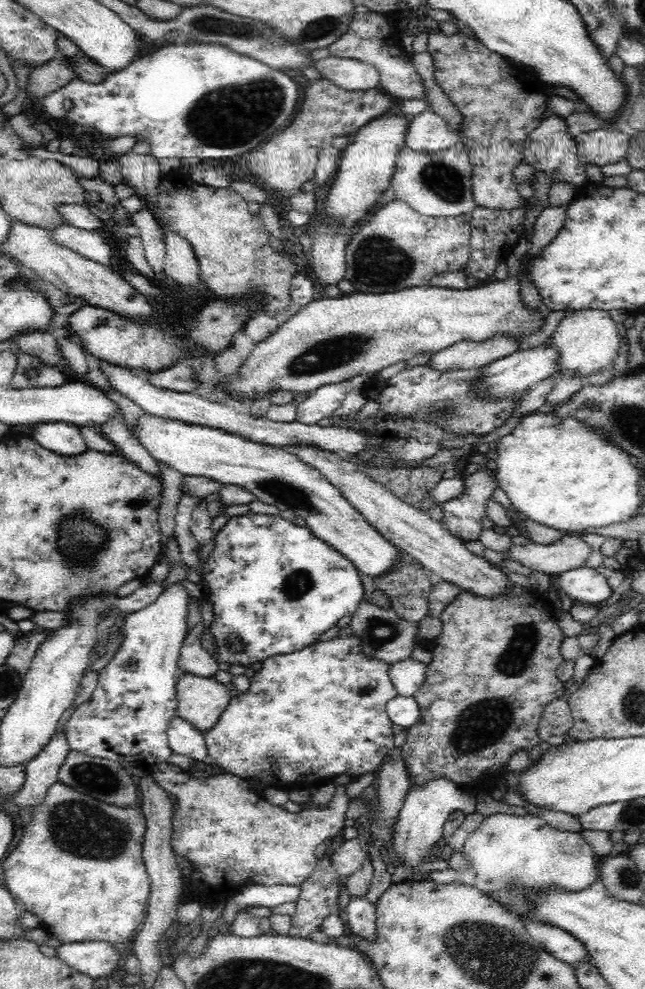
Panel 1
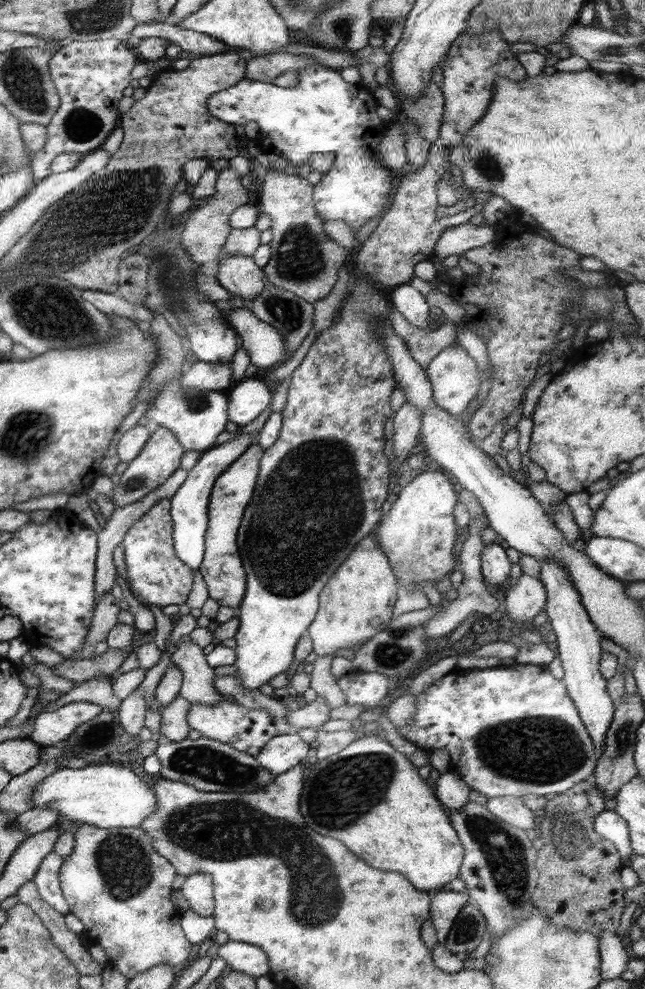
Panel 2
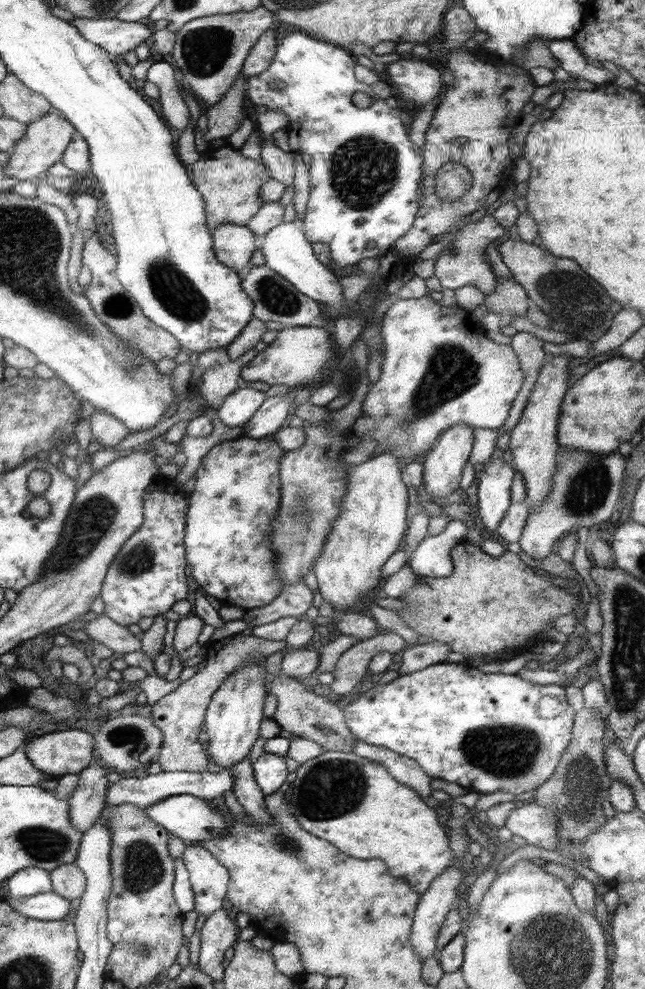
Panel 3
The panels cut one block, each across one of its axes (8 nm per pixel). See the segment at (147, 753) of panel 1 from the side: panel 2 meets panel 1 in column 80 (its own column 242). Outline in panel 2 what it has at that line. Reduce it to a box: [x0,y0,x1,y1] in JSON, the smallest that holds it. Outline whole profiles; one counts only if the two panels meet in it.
[186,697,278,757]

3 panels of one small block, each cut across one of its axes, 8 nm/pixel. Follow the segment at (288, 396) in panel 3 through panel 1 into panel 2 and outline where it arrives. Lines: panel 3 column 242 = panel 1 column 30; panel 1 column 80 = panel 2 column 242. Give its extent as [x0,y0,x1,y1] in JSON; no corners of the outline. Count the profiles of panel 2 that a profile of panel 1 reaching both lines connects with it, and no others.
[168,434,255,572]

